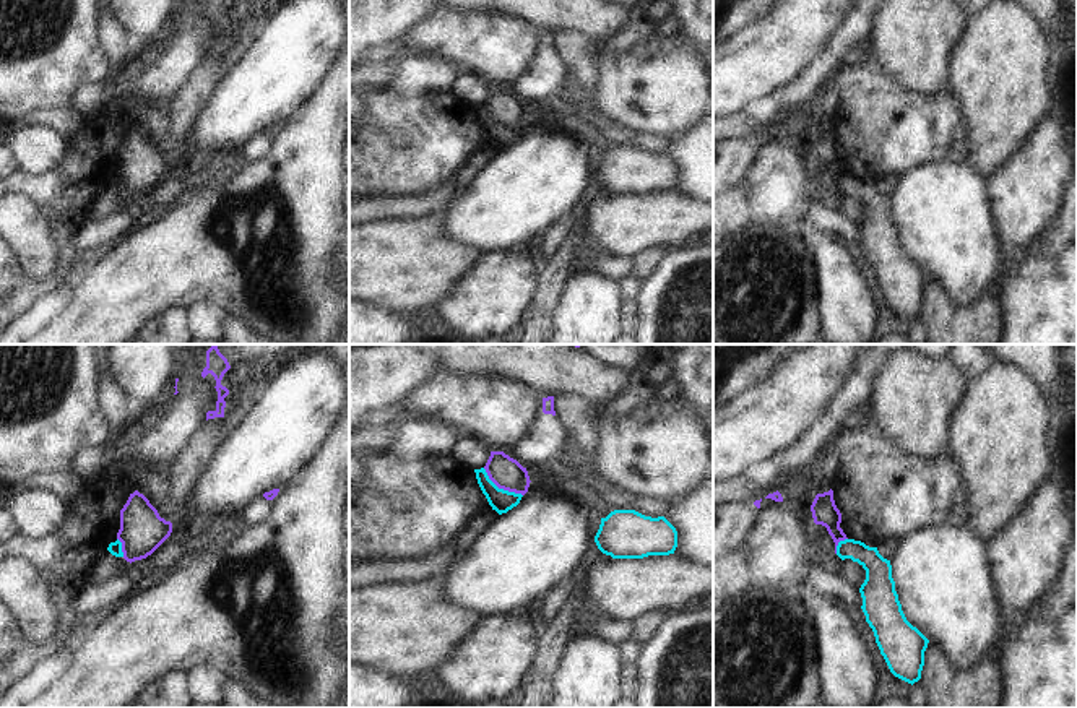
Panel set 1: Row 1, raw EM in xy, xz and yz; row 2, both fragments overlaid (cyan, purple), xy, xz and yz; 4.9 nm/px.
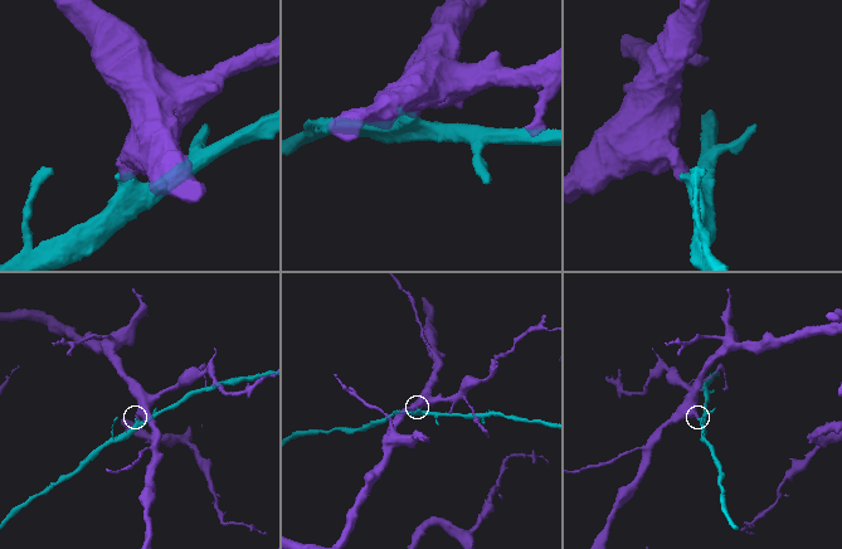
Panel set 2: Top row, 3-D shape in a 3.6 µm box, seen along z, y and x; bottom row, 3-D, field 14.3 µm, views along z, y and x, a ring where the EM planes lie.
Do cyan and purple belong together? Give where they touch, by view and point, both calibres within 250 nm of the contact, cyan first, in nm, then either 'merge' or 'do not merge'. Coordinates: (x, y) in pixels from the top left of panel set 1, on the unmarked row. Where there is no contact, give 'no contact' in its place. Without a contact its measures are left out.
xz (501, 125) | 120/160 nm | do not merge

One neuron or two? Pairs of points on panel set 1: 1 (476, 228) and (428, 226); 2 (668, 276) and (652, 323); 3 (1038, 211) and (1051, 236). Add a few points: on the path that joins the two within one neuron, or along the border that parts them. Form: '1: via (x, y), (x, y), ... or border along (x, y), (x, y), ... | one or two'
1: border along (442, 211), (445, 229), (457, 241), (476, 249) | two
2: via (665, 288), (658, 299), (657, 312) | one
3: border along (1059, 210), (1055, 221), (1037, 239), (1025, 257) | two

